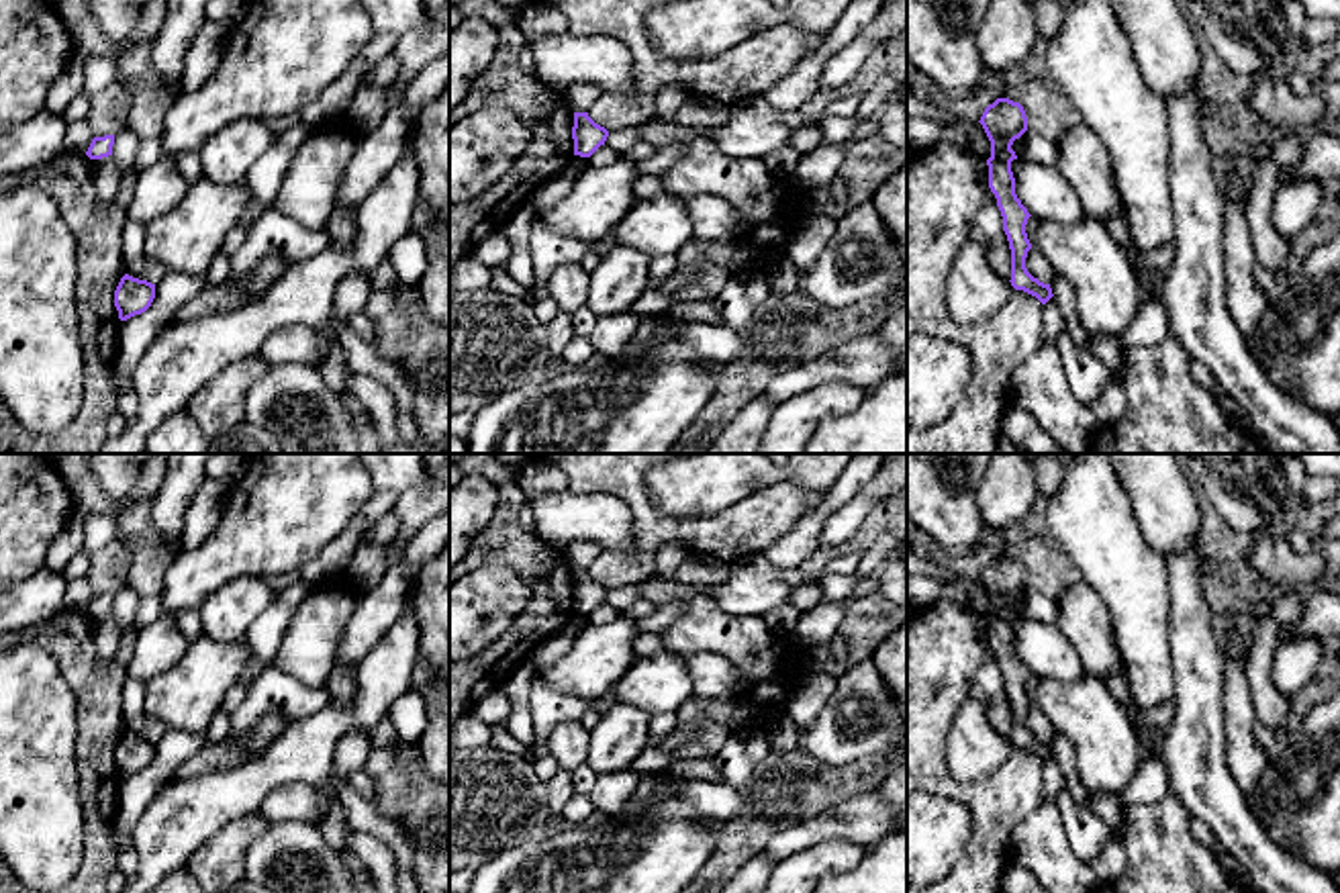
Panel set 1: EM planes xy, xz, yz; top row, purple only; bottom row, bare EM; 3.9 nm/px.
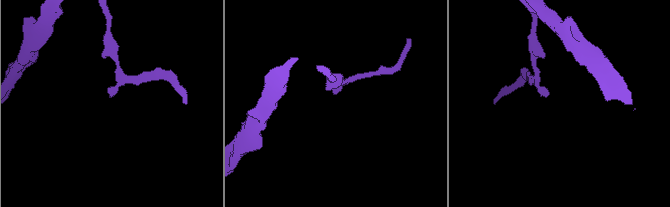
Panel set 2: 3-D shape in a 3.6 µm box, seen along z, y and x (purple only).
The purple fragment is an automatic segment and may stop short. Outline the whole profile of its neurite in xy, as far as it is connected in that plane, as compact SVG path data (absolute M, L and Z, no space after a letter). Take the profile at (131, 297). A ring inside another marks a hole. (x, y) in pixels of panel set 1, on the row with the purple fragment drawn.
M125 274L114 290L118 319L127 321L145 313L155 298L155 284Z

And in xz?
M574 112L574 155L590 157L601 145L605 145L609 131L596 125L588 112Z

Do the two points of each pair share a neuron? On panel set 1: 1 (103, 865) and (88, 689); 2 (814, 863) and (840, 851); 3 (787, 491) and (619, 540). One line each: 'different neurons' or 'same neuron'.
1: same neuron
2: same neuron
3: different neurons

